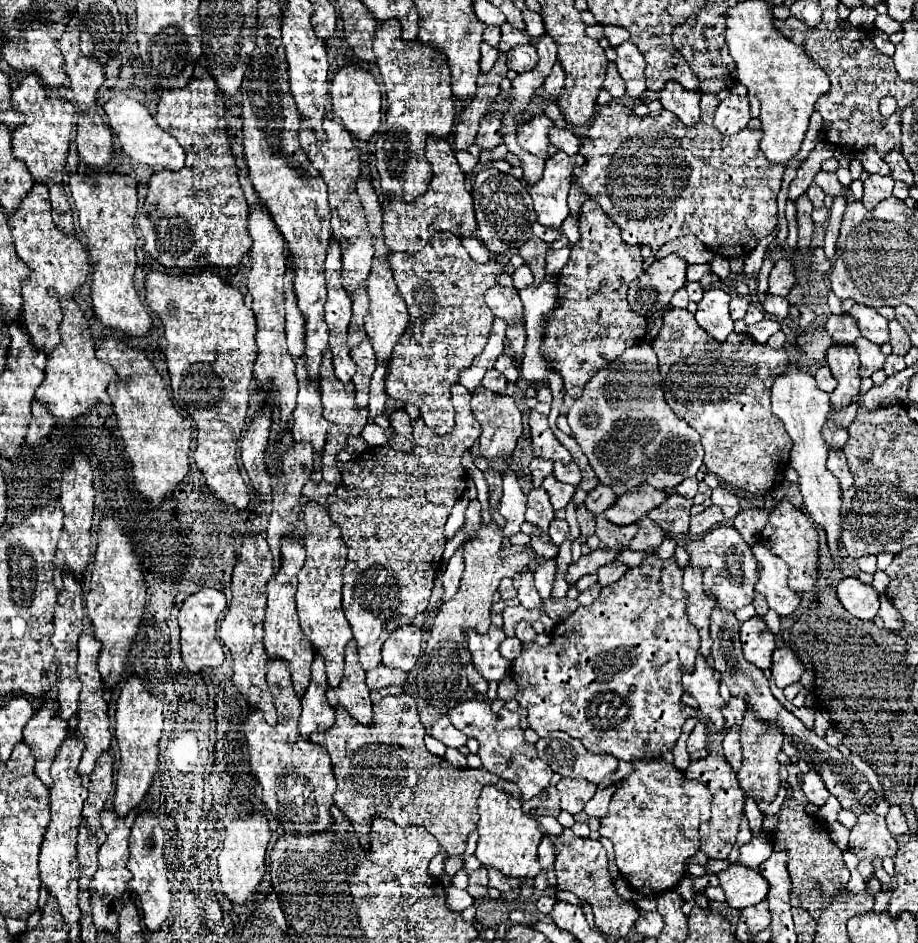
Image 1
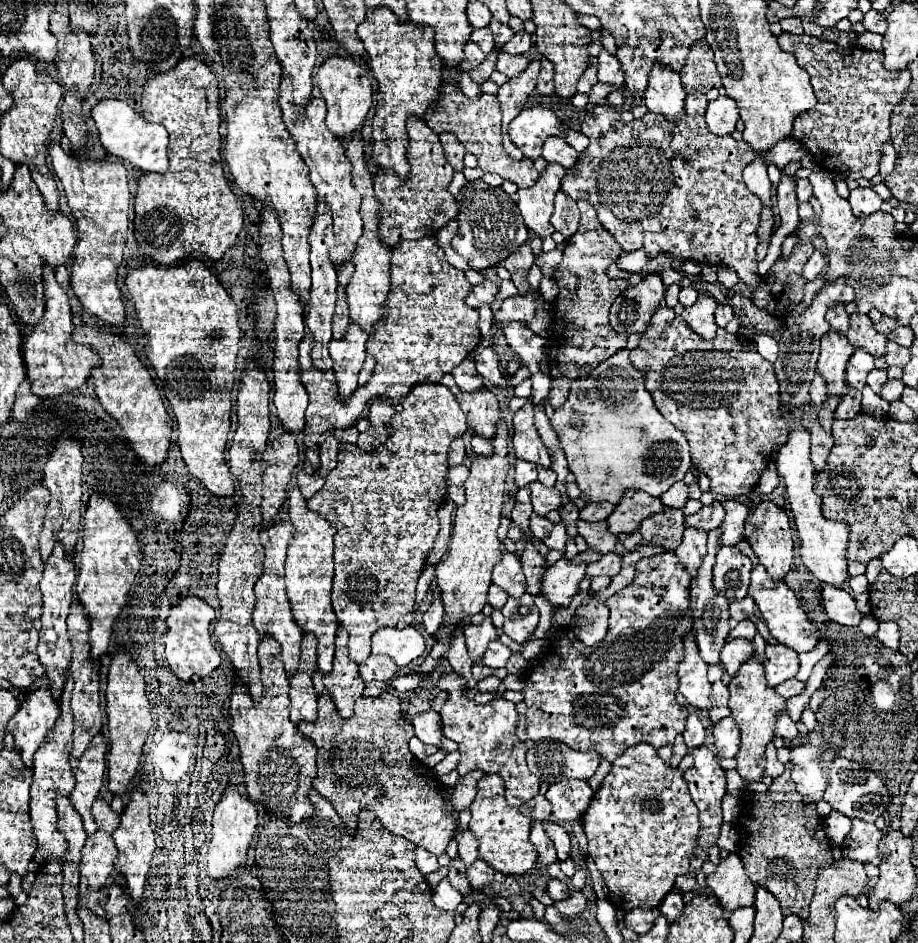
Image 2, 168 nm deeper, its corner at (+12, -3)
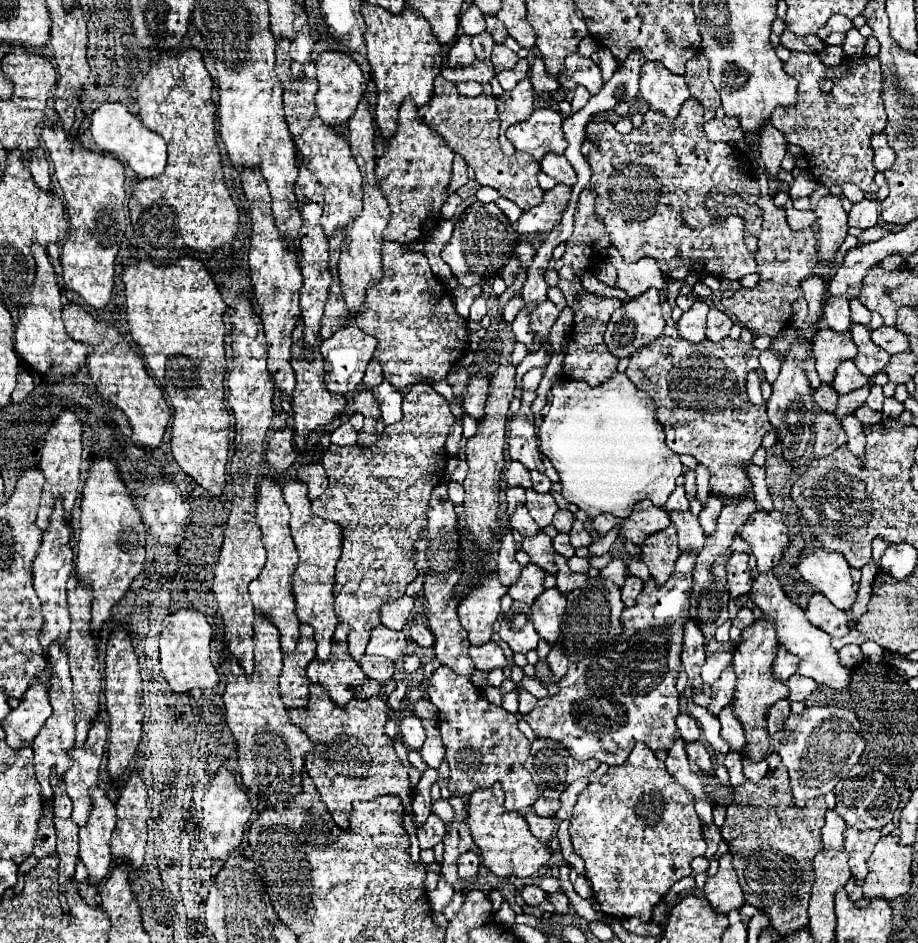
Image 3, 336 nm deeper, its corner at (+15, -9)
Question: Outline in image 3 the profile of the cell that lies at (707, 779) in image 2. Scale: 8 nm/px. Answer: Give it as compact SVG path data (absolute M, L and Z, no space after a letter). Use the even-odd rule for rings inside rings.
M696 742L696 744L686 744L686 754L688 754L688 760L698 764L700 772L704 776L714 776L714 768L712 768L712 756L708 754L708 750L704 748L702 742Z

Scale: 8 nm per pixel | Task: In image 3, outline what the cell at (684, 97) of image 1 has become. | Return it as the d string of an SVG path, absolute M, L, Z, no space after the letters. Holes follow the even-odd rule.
M644 62L640 72L640 94L650 110L660 110L668 120L674 120L684 100L690 98L684 76L670 72L660 62Z

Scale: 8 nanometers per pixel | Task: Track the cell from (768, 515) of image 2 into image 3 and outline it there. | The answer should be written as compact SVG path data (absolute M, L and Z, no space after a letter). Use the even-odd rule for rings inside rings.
M756 510L742 526L740 536L750 544L758 560L758 572L766 574L778 566L782 552L788 546L788 528L784 522L774 520L768 512Z

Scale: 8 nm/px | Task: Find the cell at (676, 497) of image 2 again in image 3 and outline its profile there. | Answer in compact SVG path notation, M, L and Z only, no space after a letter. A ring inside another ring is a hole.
M676 486L674 492L670 494L668 502L664 504L664 510L670 514L670 512L684 512L688 510L688 500L684 496L684 486Z

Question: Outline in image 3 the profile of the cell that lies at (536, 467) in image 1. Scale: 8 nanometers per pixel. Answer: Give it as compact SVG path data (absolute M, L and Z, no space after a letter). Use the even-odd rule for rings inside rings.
M510 462L508 472L506 472L506 482L508 486L520 486L520 488L530 488L530 472L520 464L520 462Z

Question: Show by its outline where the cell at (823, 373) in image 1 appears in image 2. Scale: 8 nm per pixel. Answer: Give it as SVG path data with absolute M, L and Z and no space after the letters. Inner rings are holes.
M815 374L813 382L811 382L811 400L817 406L823 406L823 402L827 402L827 386L819 374Z

